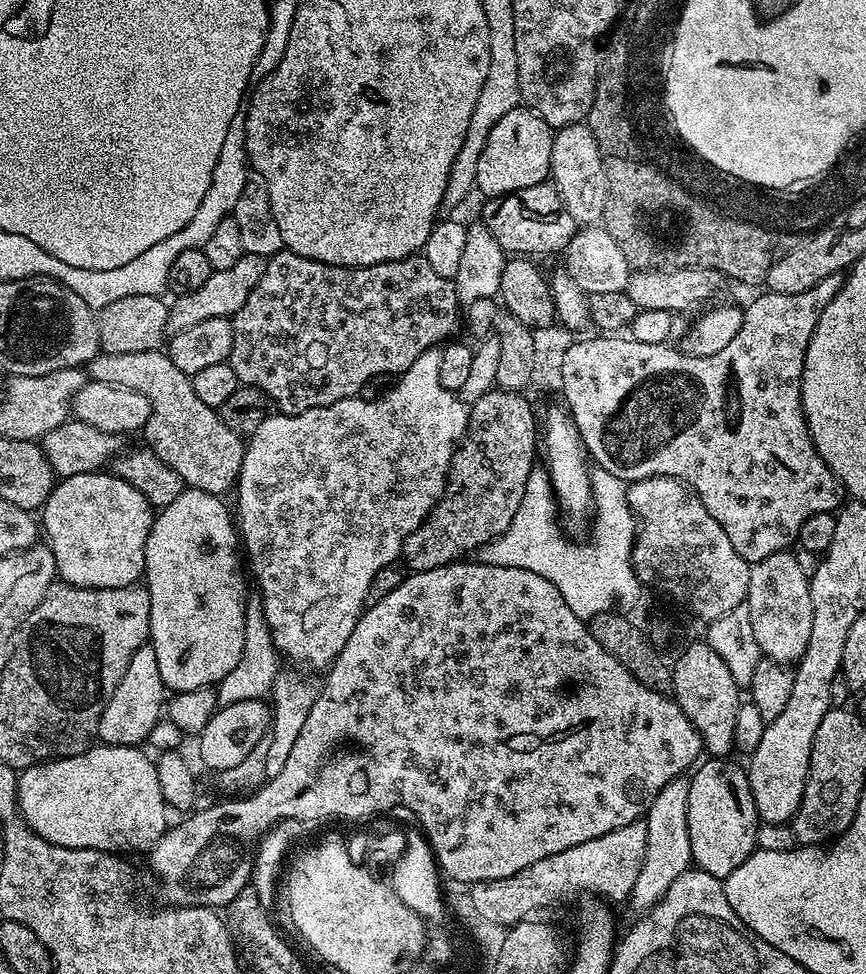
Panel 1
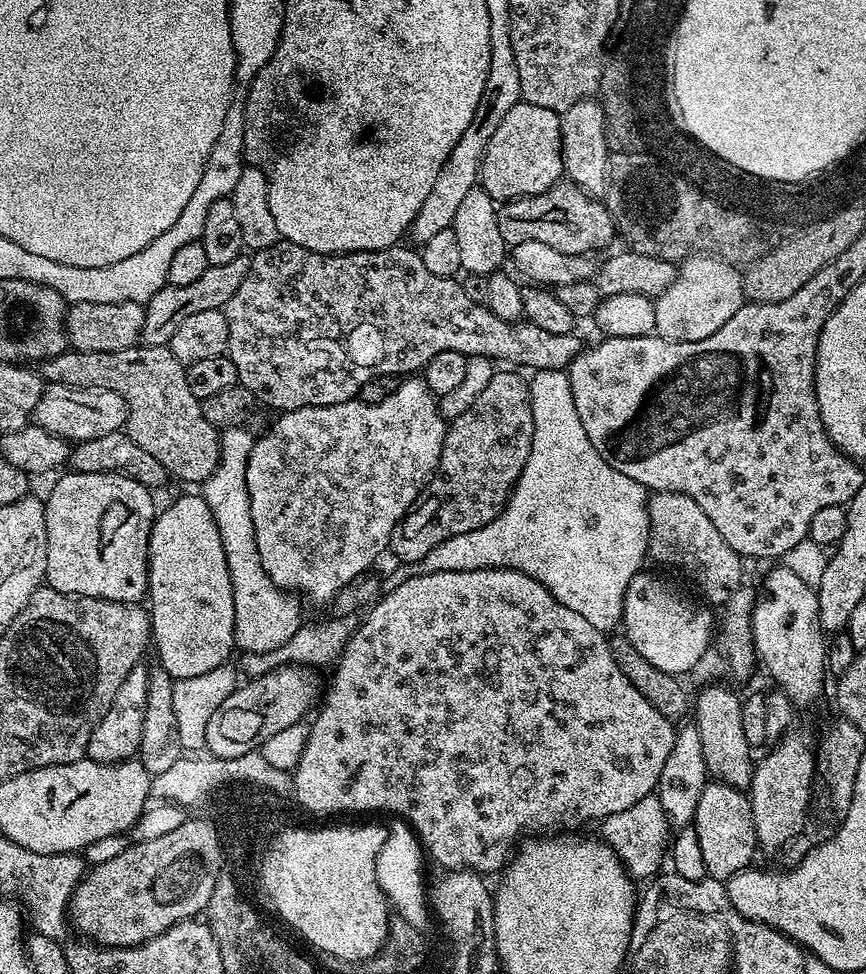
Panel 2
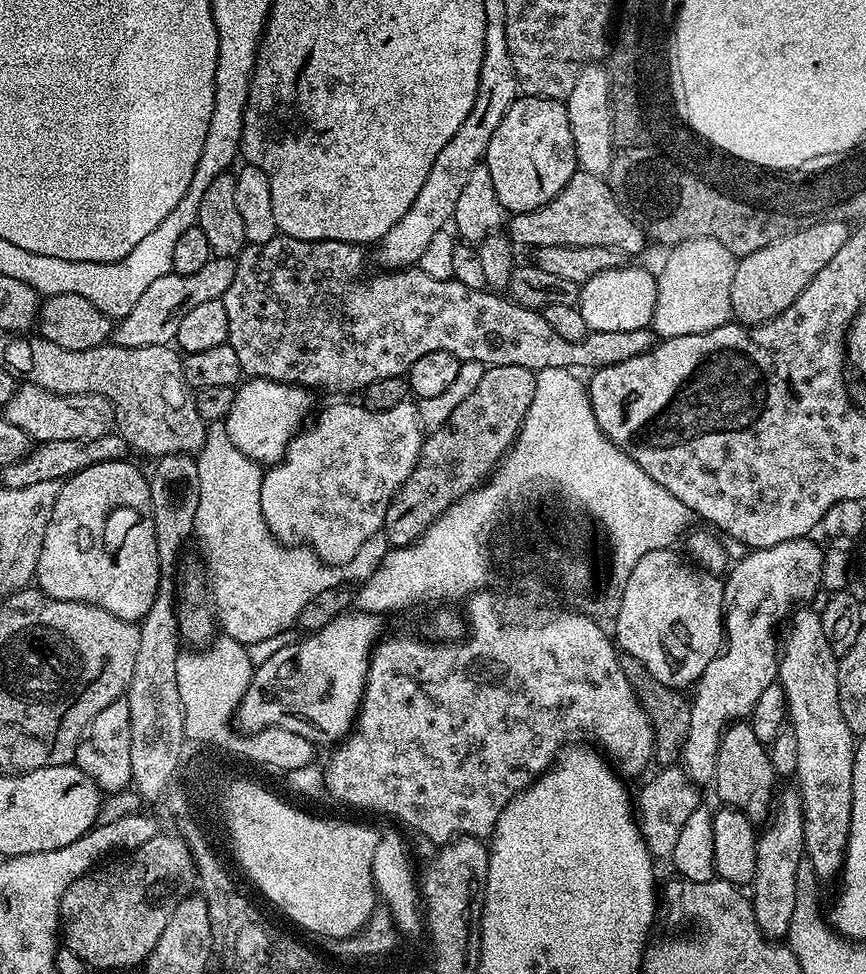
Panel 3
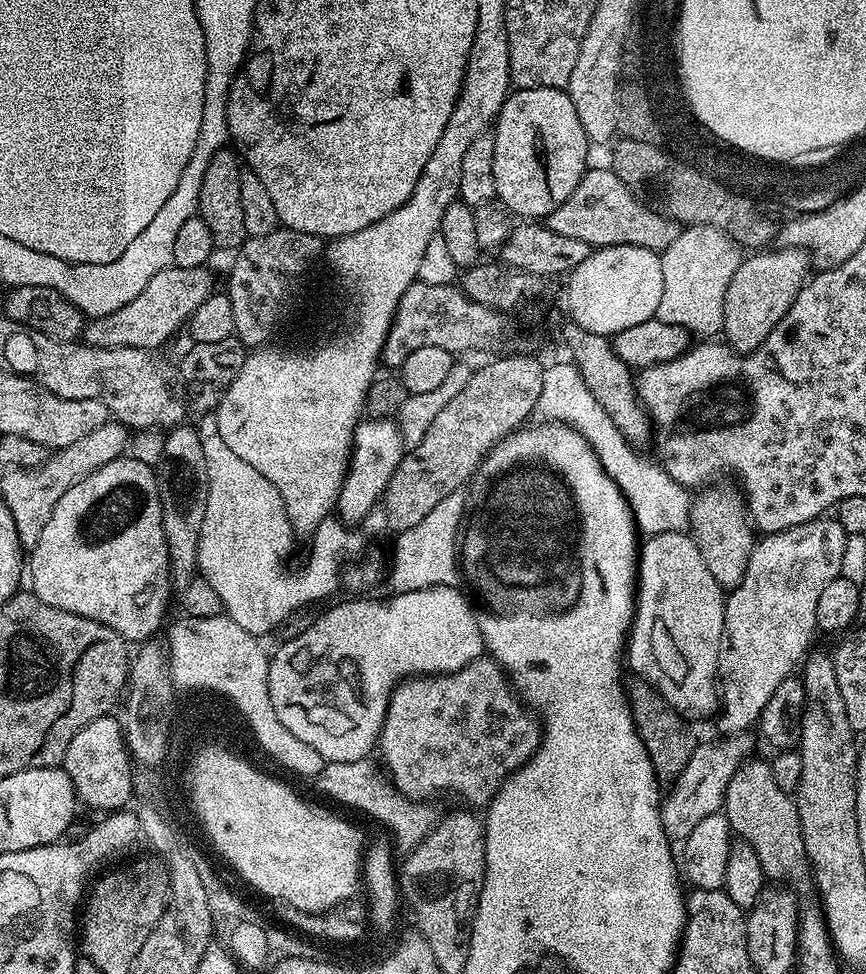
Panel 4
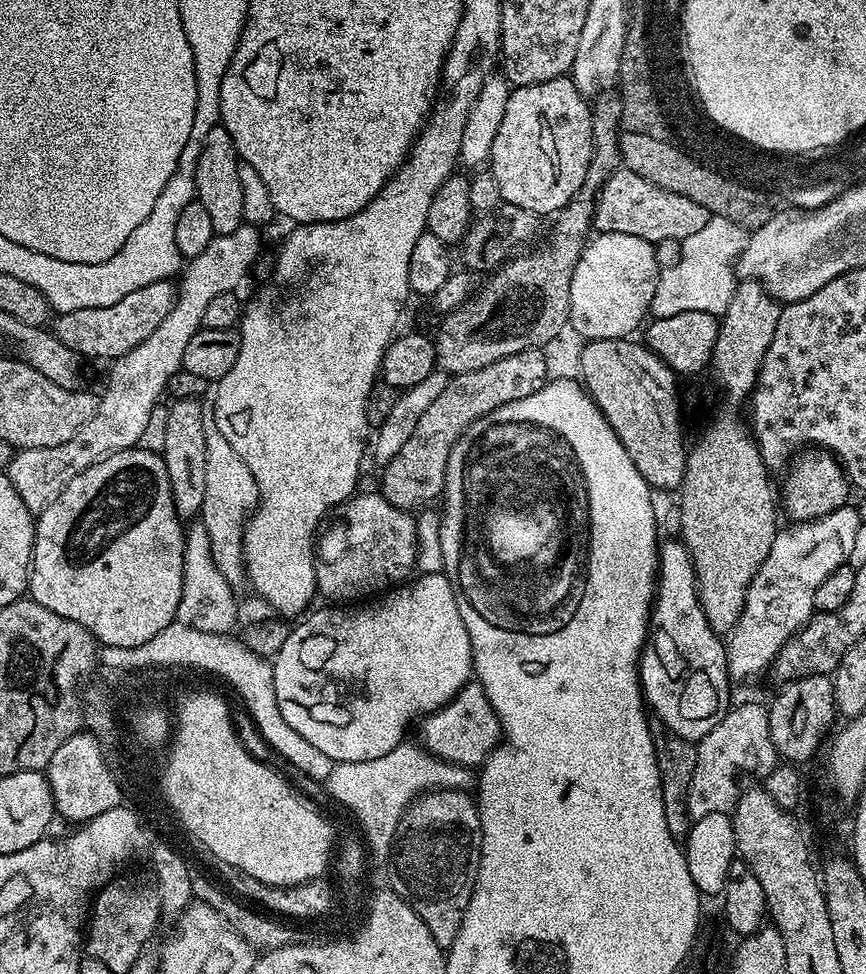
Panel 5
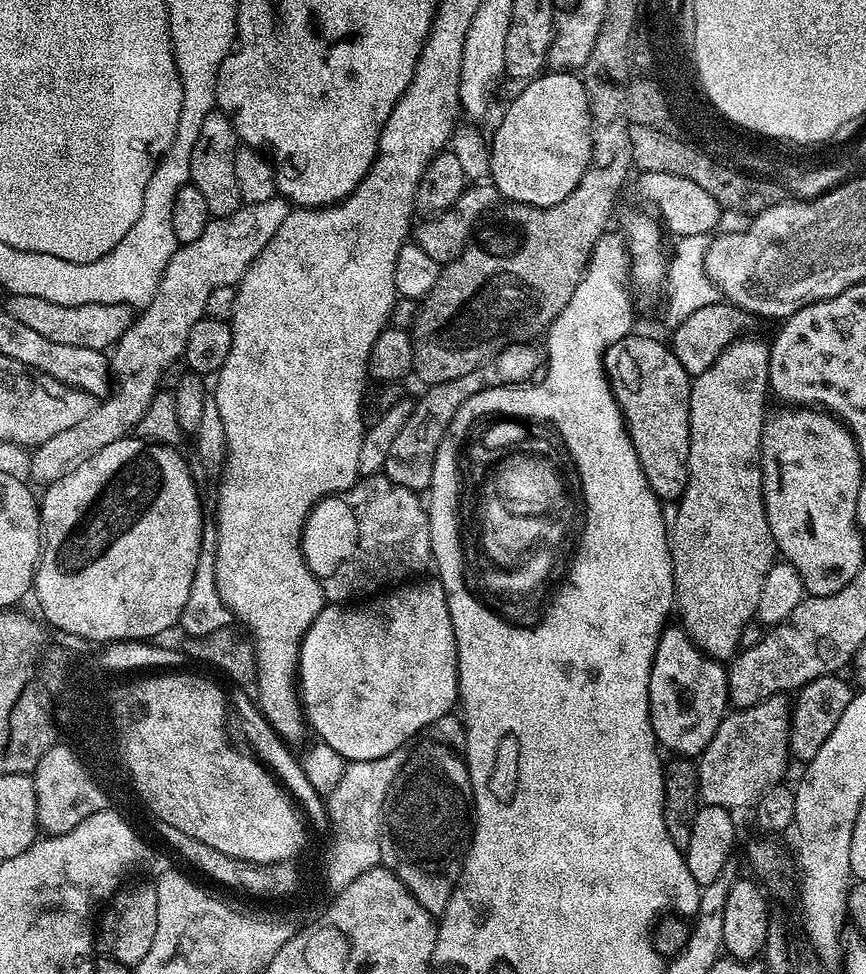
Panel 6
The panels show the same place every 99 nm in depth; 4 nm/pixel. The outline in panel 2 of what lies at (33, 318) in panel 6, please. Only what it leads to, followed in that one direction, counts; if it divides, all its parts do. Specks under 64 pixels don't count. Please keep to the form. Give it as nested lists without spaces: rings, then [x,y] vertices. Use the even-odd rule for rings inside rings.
[[[242,254],[238,258],[233,258],[230,262],[222,262],[222,266],[209,266],[206,274],[190,286],[174,286],[168,284],[154,298],[150,298],[144,305],[144,325],[142,326],[141,341],[148,346],[164,346],[170,337],[174,335],[174,330],[178,330],[178,325],[183,322],[189,314],[198,314],[202,310],[223,309],[224,305],[234,298],[234,290],[242,286],[242,278],[246,278],[246,270],[252,261],[251,255]]]

